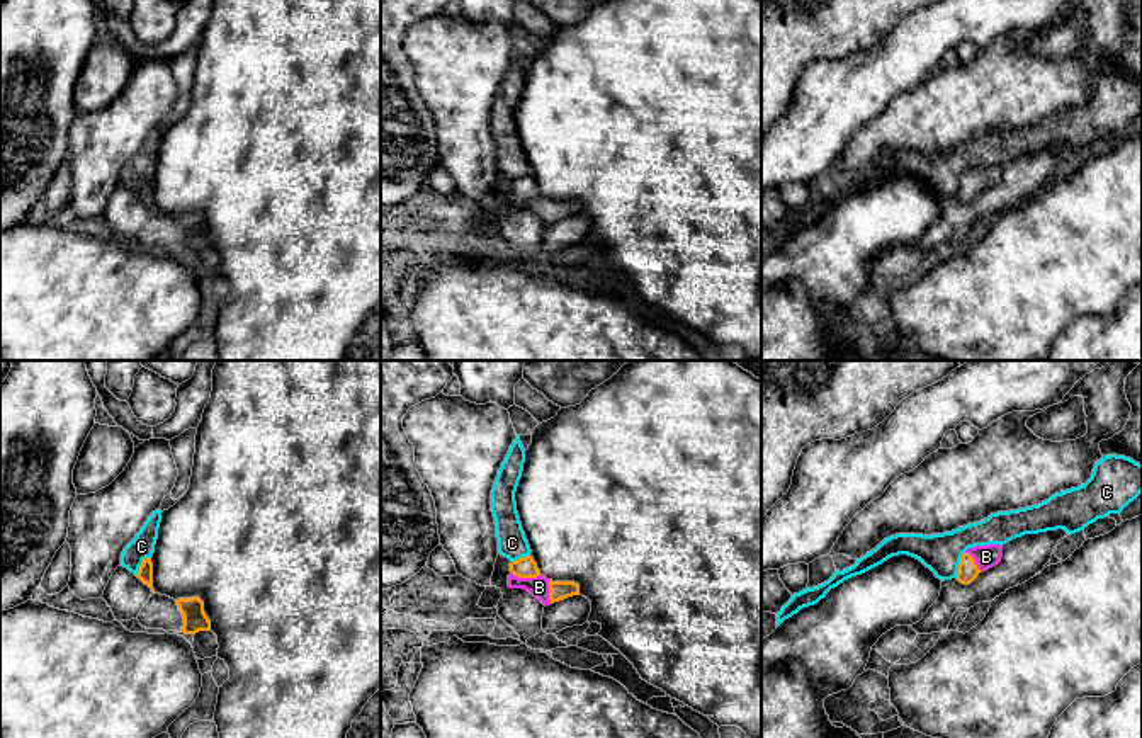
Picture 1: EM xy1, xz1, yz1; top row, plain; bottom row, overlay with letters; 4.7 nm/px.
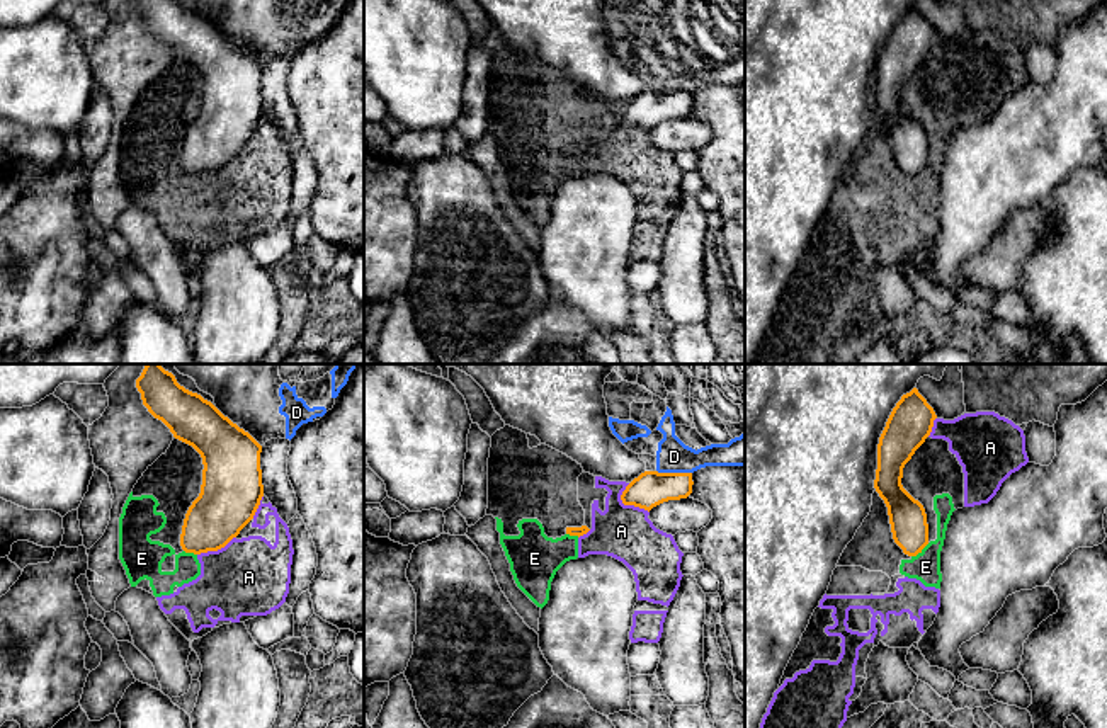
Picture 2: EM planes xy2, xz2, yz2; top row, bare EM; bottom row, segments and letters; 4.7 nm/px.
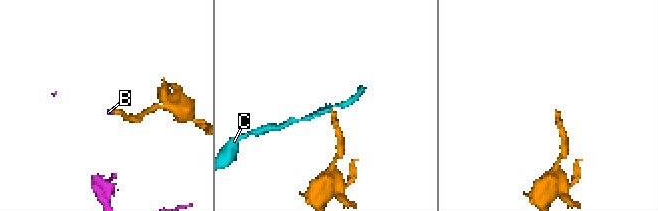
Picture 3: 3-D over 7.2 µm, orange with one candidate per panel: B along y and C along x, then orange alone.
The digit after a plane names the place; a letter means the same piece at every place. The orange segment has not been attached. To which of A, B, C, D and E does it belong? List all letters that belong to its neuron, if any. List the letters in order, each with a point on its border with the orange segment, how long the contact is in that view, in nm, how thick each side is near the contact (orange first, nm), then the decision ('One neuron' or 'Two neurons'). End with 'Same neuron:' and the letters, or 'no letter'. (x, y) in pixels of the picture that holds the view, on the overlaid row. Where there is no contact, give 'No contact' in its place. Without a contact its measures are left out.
A: Touches orange at xz2 (626, 504). Shared border 170 nm. Thickness 170 nm (orange) against 260 nm. Two neurons
B: Touches orange at xz1 (525, 577). Shared border 140 nm. Thickness 100 nm (orange) against 100 nm. One neuron
C: Touches orange at yz1 (959, 565). Shared border 130 nm. Thickness 100 nm (orange) against 180 nm. Two neurons
D: Touches orange at xz2 (674, 473). Shared border 170 nm. Thickness 170 nm (orange) against 160 nm. Two neurons
E: Touches orange at yz2 (920, 550). Shared border 110 nm. Thickness 180 nm (orange) against 140 nm. Two neurons
Same neuron: B

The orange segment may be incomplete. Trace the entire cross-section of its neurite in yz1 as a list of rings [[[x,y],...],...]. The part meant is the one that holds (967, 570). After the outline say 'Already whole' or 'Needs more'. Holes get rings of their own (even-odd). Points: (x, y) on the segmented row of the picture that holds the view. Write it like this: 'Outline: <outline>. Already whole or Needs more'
Outline: [[[999,544],[969,548],[960,558],[957,580],[969,585],[979,573],[996,566],[1001,558],[1003,548]]]. Needs more

